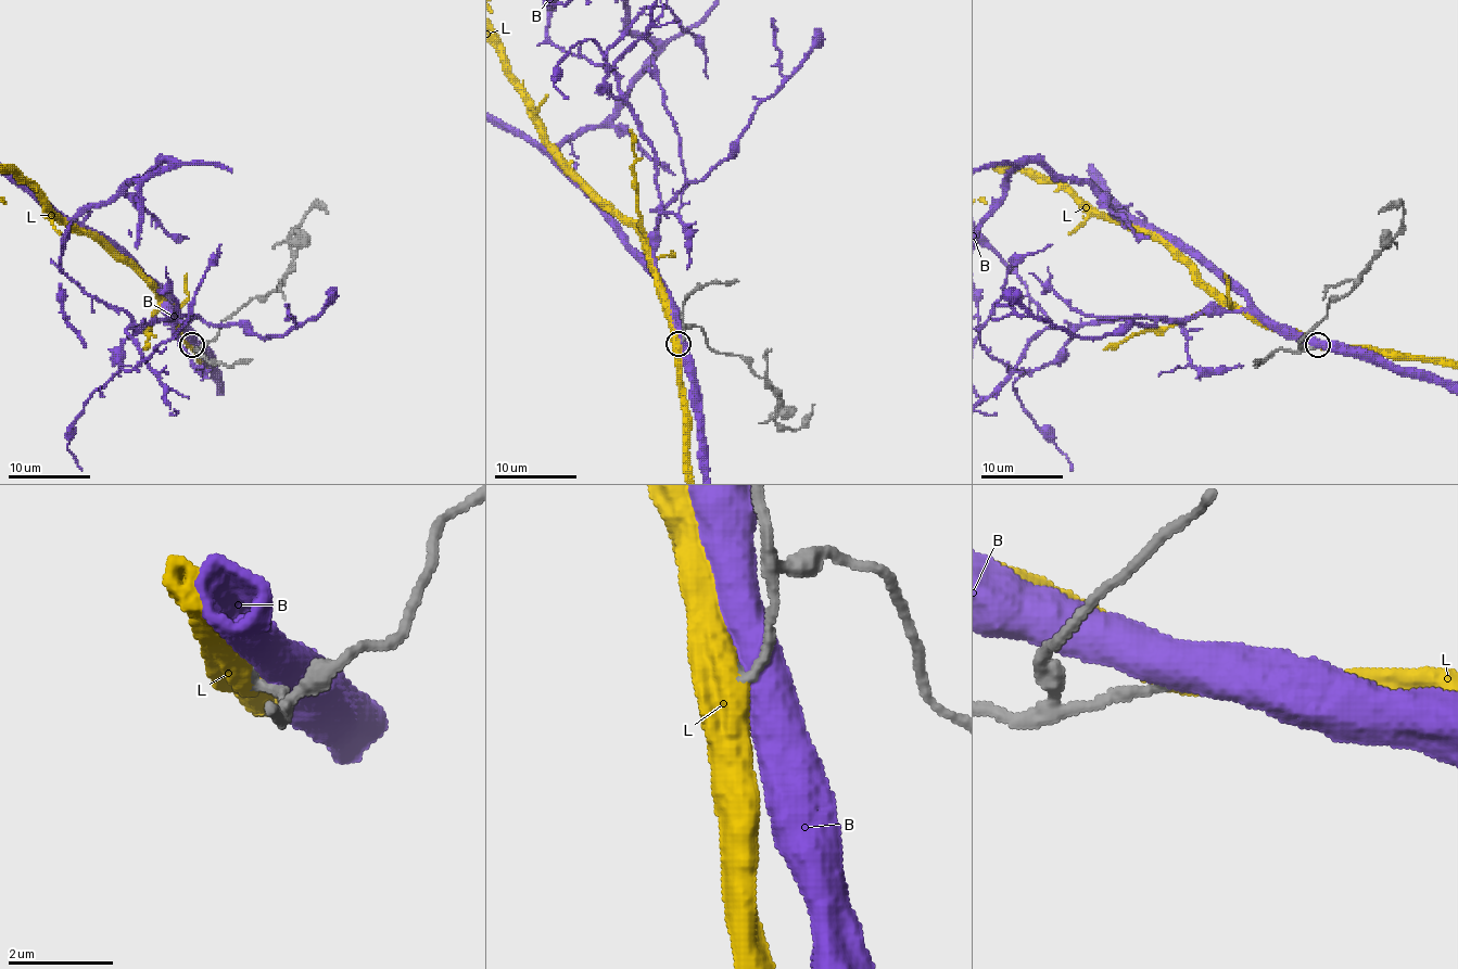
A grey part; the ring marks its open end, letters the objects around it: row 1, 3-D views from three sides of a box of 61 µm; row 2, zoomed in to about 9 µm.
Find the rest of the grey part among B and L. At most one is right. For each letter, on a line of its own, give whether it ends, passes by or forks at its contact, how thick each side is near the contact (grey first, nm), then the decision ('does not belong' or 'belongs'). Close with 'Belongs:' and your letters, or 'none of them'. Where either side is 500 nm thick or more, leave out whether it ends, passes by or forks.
B: 200 nm thick on the grey side, 550 nm on the other; does not belong
L: 200 nm thick on the grey side, 600 nm on the other; belongs
Belongs: L

